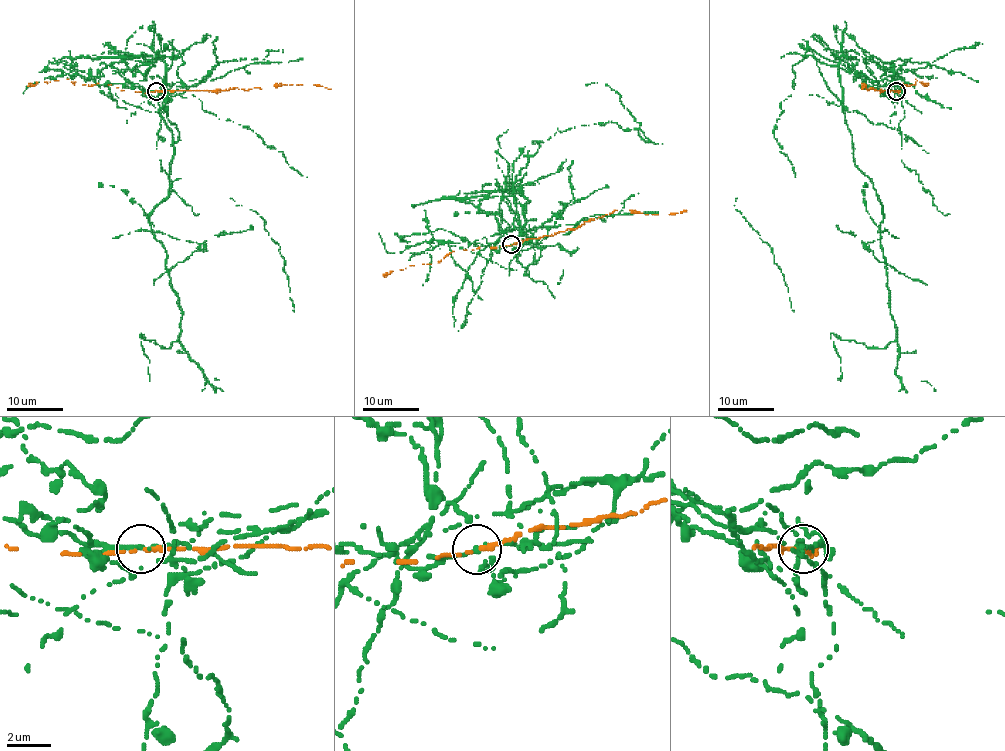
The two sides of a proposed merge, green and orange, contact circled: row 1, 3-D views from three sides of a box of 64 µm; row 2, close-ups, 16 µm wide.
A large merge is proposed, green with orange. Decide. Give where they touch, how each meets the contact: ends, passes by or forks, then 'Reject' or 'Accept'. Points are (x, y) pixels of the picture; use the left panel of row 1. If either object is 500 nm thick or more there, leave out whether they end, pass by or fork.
Place: (156, 91). At the ring green passes by. At the ring orange passes by. Reject

